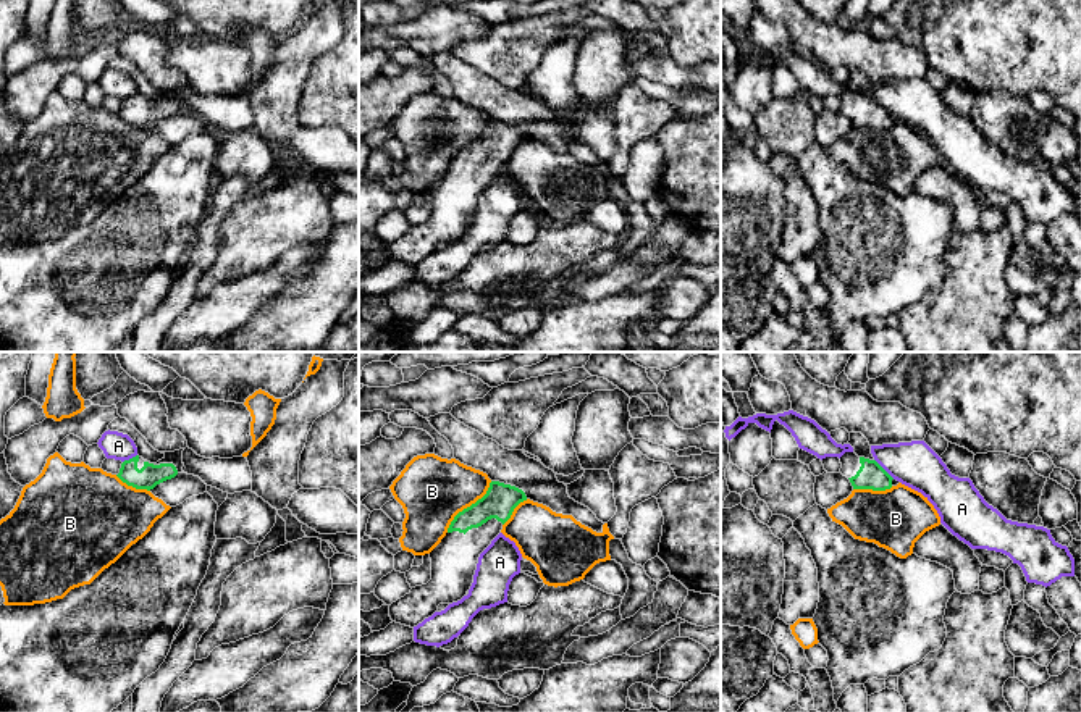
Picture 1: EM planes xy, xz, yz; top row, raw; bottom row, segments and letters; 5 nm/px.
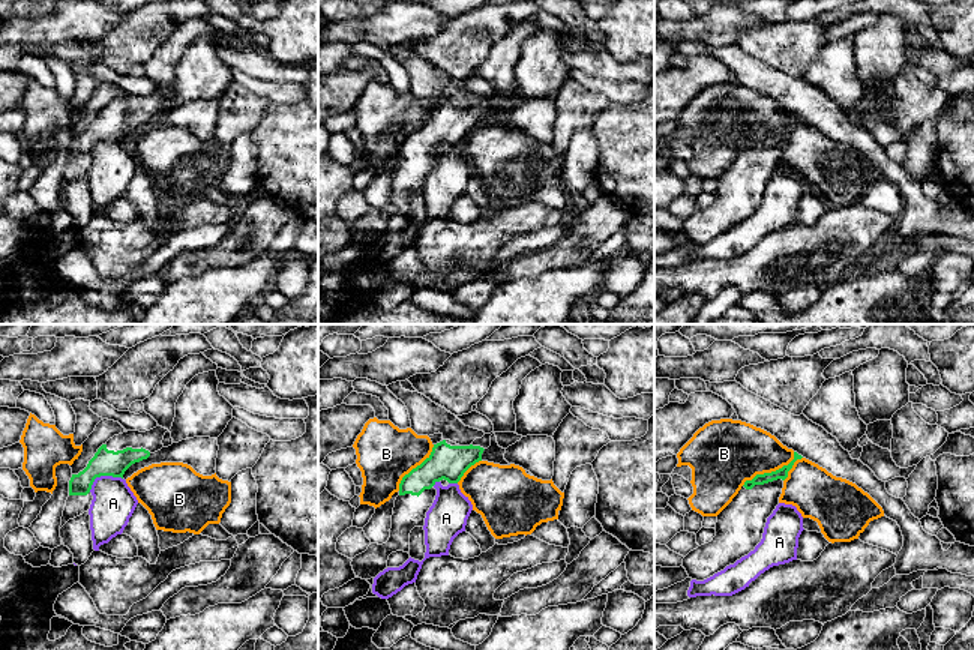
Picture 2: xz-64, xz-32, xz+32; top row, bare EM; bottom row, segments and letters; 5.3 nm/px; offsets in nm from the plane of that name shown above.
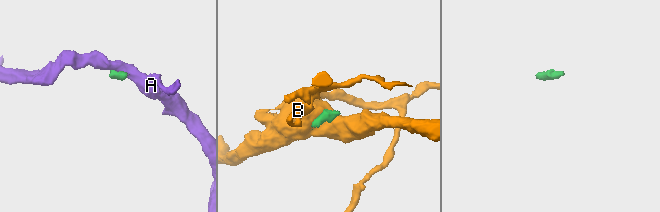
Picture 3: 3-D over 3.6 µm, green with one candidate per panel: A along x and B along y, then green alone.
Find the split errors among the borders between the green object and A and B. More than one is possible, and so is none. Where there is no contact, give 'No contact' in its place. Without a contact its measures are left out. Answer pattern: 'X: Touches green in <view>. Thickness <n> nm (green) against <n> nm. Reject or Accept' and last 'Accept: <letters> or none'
A: Touches green in yz. Thickness 140 nm (green) against 220 nm. Reject
B: Touches green in xz. Thickness 160 nm (green) against 340 nm. Reject
Accept: none

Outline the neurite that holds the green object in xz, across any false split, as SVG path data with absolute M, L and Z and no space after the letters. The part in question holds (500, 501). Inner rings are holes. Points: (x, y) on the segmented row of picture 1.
M491 481L482 499L454 517L446 536L430 552L431 580L389 605L391 620L414 628L438 612L440 604L461 601L473 583L480 554L524 500L522 489Z

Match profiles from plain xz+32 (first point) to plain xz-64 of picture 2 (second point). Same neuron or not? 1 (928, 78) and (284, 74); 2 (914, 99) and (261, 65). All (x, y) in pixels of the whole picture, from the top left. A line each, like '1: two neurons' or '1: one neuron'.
1: two neurons
2: two neurons

